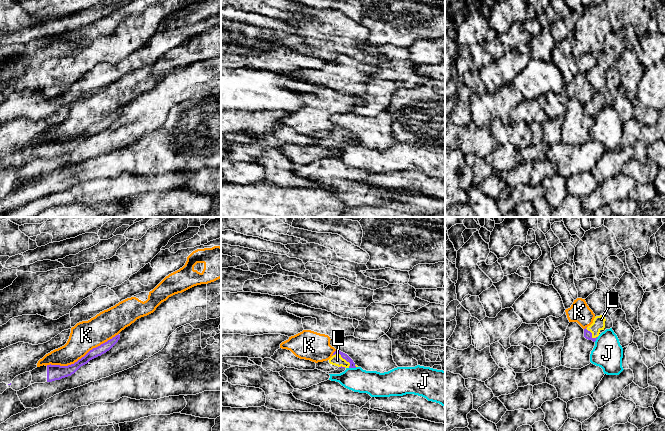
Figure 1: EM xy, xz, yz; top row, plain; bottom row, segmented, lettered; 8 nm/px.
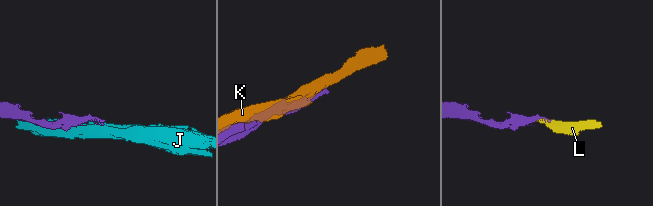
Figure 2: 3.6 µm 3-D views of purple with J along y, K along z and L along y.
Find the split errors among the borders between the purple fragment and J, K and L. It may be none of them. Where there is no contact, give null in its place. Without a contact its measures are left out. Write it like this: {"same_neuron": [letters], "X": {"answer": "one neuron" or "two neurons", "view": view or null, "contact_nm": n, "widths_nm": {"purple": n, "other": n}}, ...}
{"same_neuron": ["L"], "J": {"answer": "two neurons", "view": "xz", "contact_nm": 60, "widths_nm": {"purple": 50, "other": 200}}, "K": {"answer": "two neurons", "view": "xy", "contact_nm": 650, "widths_nm": {"purple": 130, "other": 240}}, "L": {"answer": "one neuron", "view": "xz", "contact_nm": 170, "widths_nm": {"purple": 50, "other": 90}}}

